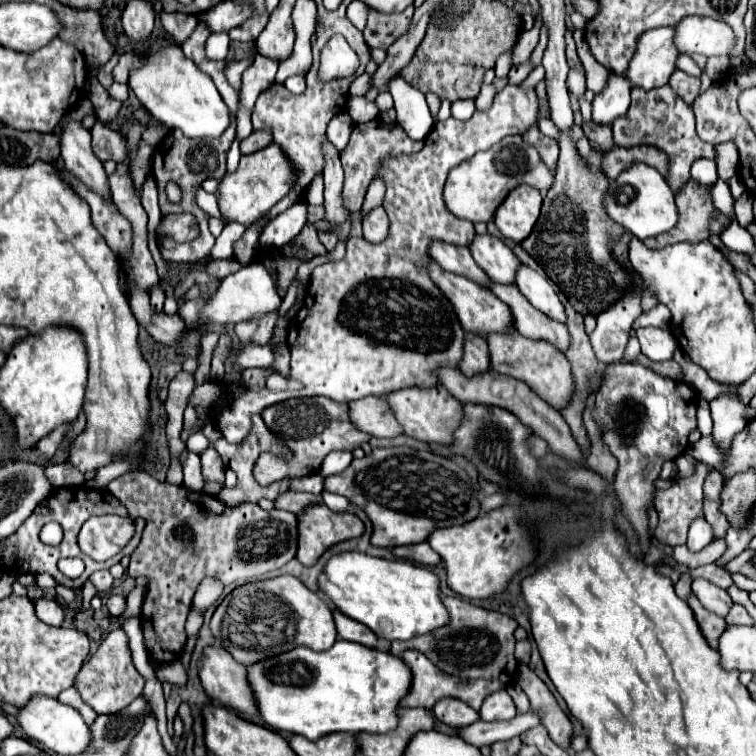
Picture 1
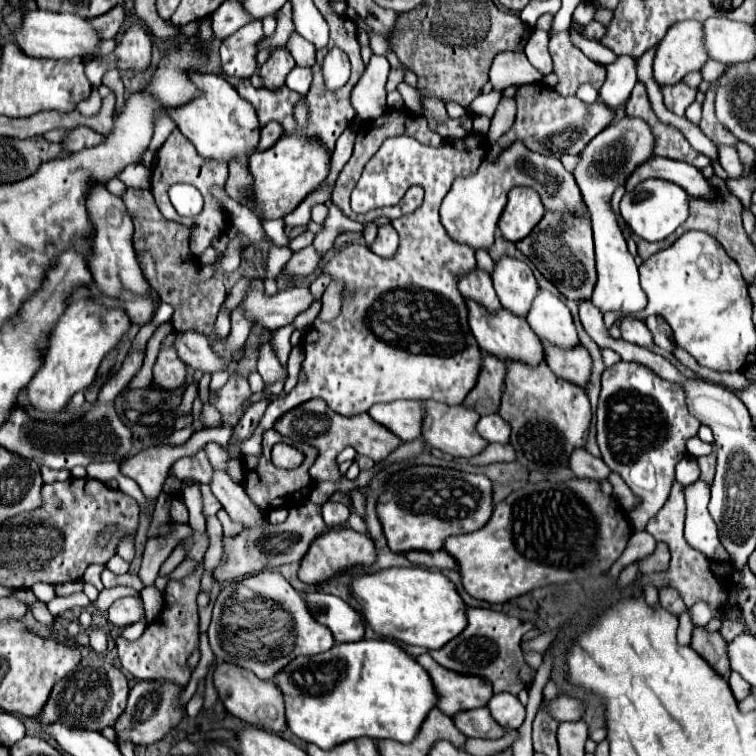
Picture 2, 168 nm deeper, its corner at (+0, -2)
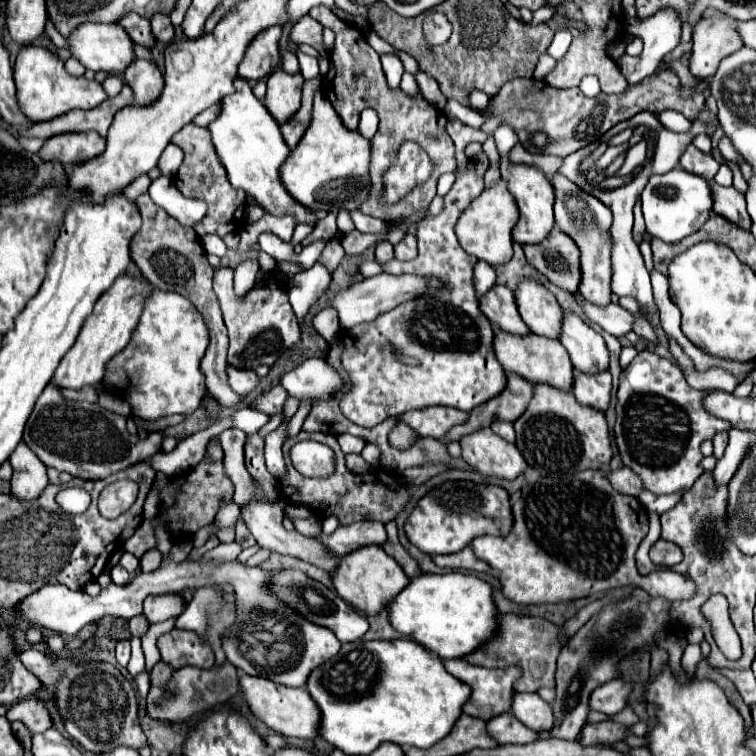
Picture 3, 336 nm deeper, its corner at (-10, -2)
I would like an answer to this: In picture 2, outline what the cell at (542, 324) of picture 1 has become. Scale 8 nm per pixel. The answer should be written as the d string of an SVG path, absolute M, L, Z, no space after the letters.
M541 340L545 348L545 362L547 366L561 378L571 380L579 386L585 386L591 374L591 356L589 352L577 344L577 348L557 348L555 344L549 344L547 340Z

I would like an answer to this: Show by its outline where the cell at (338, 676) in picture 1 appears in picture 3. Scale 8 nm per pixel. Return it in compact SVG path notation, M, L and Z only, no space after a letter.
M355 640L343 644L335 658L311 672L305 686L323 712L321 736L345 754L369 754L381 742L431 748L451 732L463 712L463 704L471 696L471 688L451 676L443 668L441 658L431 656L427 648L413 640L373 640L367 644Z

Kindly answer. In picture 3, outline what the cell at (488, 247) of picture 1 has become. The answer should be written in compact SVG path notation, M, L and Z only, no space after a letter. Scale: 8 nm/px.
M523 280L515 292L519 314L533 334L557 340L563 310L555 296L535 280Z

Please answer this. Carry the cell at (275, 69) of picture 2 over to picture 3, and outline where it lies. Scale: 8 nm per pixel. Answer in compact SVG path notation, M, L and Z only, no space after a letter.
M275 70L267 78L267 96L263 104L279 124L283 124L283 120L291 120L291 116L301 108L301 88L301 74L291 76L285 70Z

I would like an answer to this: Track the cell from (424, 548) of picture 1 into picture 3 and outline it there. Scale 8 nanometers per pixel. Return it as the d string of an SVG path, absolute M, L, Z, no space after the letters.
M467 546L461 552L447 554L447 556L433 556L435 564L441 568L453 568L453 570L473 570L473 572L489 572L489 564L479 560L473 550Z

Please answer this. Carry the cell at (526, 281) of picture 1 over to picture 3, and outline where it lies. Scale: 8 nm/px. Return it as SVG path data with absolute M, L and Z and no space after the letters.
M565 312L559 340L569 352L575 370L593 376L609 368L609 352L605 340L577 314Z

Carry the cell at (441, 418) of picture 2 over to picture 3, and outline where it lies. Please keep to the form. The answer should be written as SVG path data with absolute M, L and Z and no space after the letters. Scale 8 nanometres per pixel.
M491 428L461 438L461 448L463 460L479 470L483 476L515 480L527 468L527 462L515 448L515 444L509 444L495 436Z

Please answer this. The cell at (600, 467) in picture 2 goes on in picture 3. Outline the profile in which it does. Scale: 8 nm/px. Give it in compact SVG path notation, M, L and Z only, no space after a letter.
M621 468L621 470L611 470L607 472L607 478L609 482L613 484L613 488L621 494L627 494L627 496L639 496L645 488L643 488L643 482L639 480L639 476L635 476L635 472L631 472L631 468Z

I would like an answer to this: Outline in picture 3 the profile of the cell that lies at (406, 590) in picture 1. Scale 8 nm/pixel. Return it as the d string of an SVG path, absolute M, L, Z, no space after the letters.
M461 572L411 578L409 586L401 590L389 606L389 620L397 632L437 652L445 660L465 658L487 644L497 630L497 618L499 610L493 600L493 586L477 576Z

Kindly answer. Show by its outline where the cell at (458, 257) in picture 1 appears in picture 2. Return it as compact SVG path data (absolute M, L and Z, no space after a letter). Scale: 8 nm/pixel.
M473 268L473 272L467 272L465 276L459 276L457 280L459 292L463 294L463 298L471 298L479 304L483 304L487 310L495 312L499 310L499 298L495 294L491 276L479 268Z

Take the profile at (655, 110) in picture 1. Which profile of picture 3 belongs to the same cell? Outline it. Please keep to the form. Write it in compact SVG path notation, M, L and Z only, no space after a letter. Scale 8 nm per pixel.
M693 144L685 150L683 158L681 158L681 166L687 170L687 172L693 172L693 174L699 174L707 180L711 180L717 170L719 170L719 162L711 156L711 154L703 154L701 150L697 150Z

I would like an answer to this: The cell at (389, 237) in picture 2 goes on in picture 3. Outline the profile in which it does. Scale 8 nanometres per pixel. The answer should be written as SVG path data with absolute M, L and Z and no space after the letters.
M407 234L397 246L395 246L395 258L397 260L413 260L417 256L417 238Z

